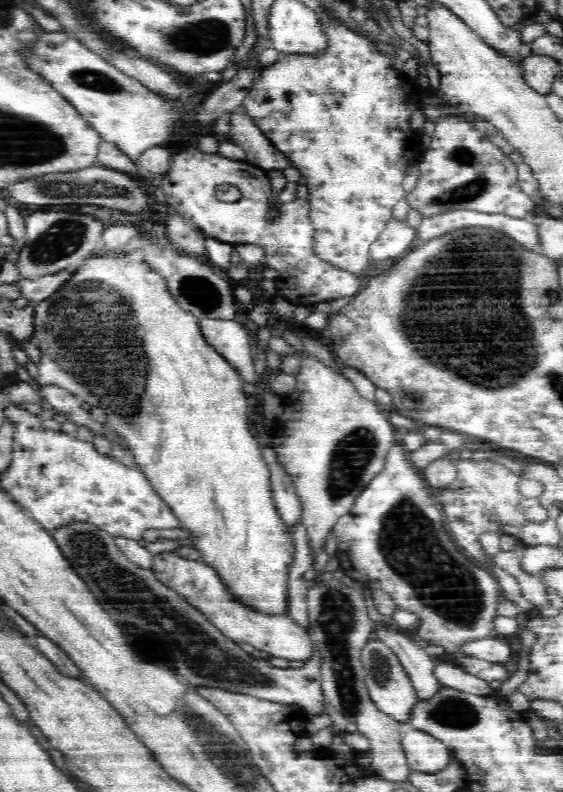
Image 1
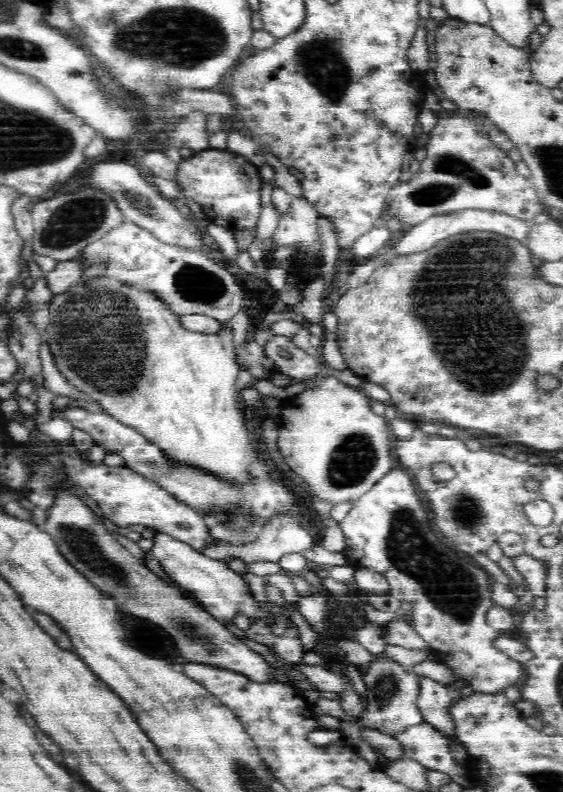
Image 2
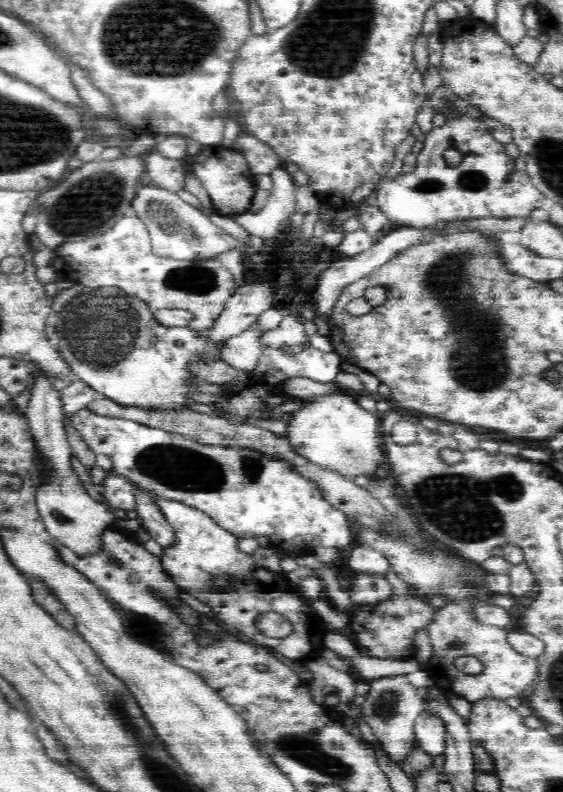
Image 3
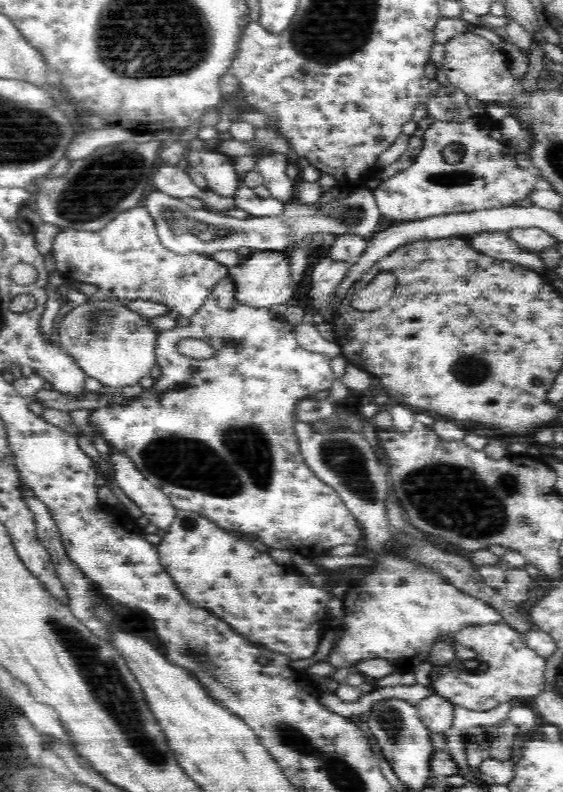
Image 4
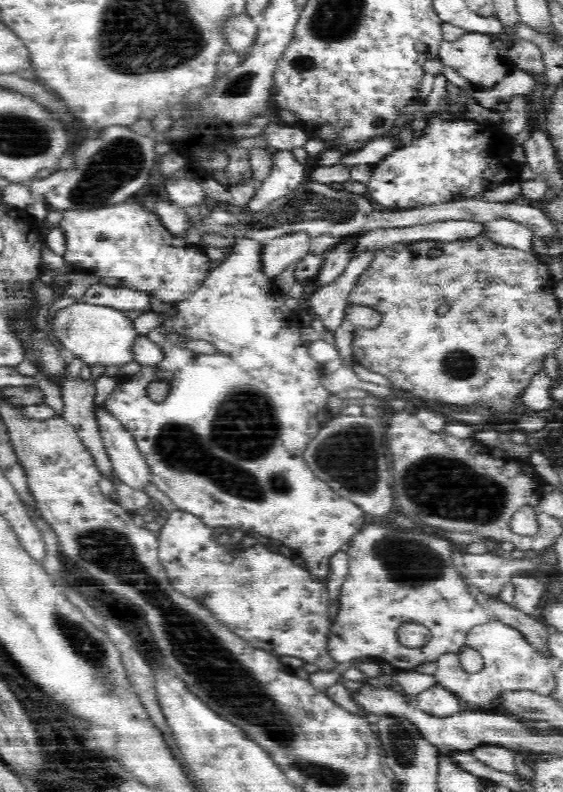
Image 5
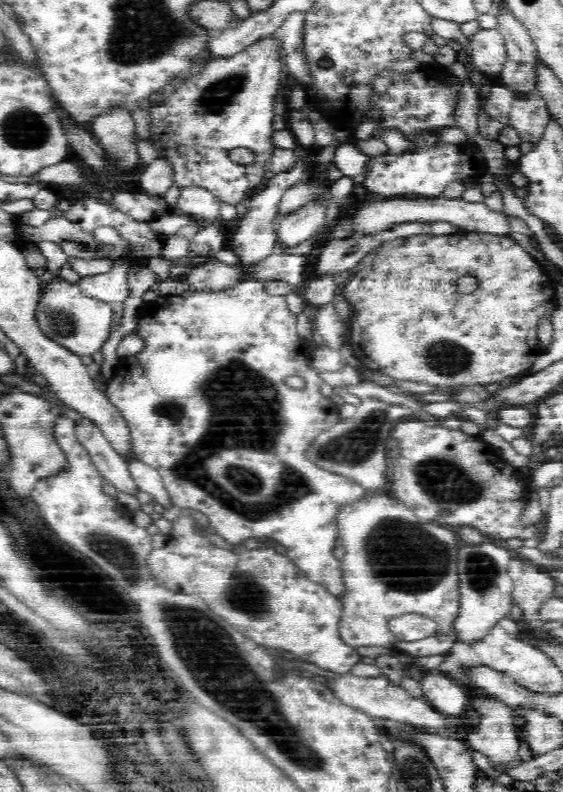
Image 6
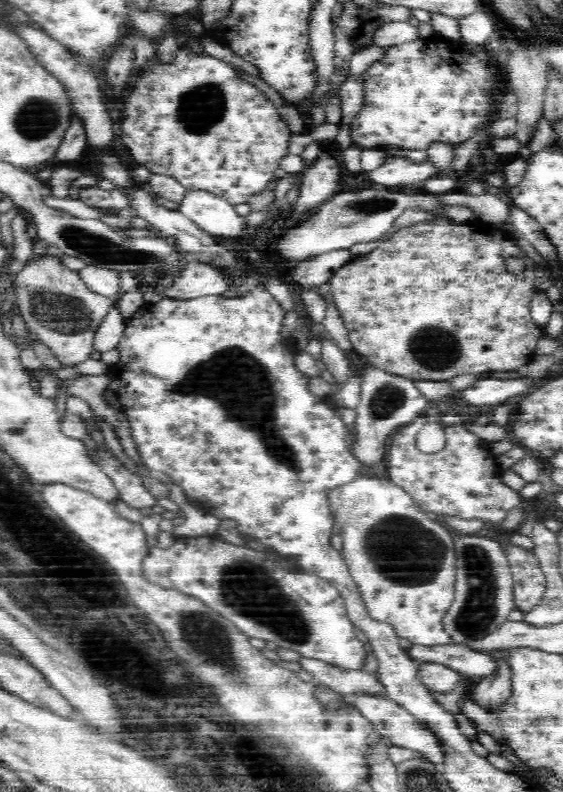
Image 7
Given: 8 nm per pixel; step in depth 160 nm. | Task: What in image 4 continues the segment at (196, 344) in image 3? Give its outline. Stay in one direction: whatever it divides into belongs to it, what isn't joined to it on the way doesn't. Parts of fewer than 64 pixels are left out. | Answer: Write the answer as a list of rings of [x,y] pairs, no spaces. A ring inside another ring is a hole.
[[[283,250],[252,251],[250,258],[236,268],[230,269],[236,283],[236,297],[240,303],[253,306],[271,307],[274,304],[286,304],[294,294],[294,285],[291,282],[290,265]],[[98,294],[74,306],[58,323],[57,334],[61,347],[87,376],[116,390],[139,384],[144,376],[150,376],[158,361],[155,336],[159,332],[148,323],[146,317],[130,310],[118,297]]]

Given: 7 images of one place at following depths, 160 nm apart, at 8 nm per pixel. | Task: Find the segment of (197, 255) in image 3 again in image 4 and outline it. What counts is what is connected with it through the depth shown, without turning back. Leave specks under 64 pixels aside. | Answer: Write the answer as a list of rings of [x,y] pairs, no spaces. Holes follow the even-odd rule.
[[[362,187],[352,190],[346,198],[335,199],[320,207],[315,203],[310,207],[300,205],[300,201],[290,199],[280,216],[251,216],[238,219],[198,206],[195,208],[186,199],[174,198],[161,191],[152,192],[146,198],[146,208],[155,220],[157,237],[166,247],[178,253],[194,252],[212,255],[220,250],[246,248],[249,251],[283,250],[289,244],[301,242],[308,234],[353,234],[370,238],[378,232],[382,214],[377,208],[372,191]]]

